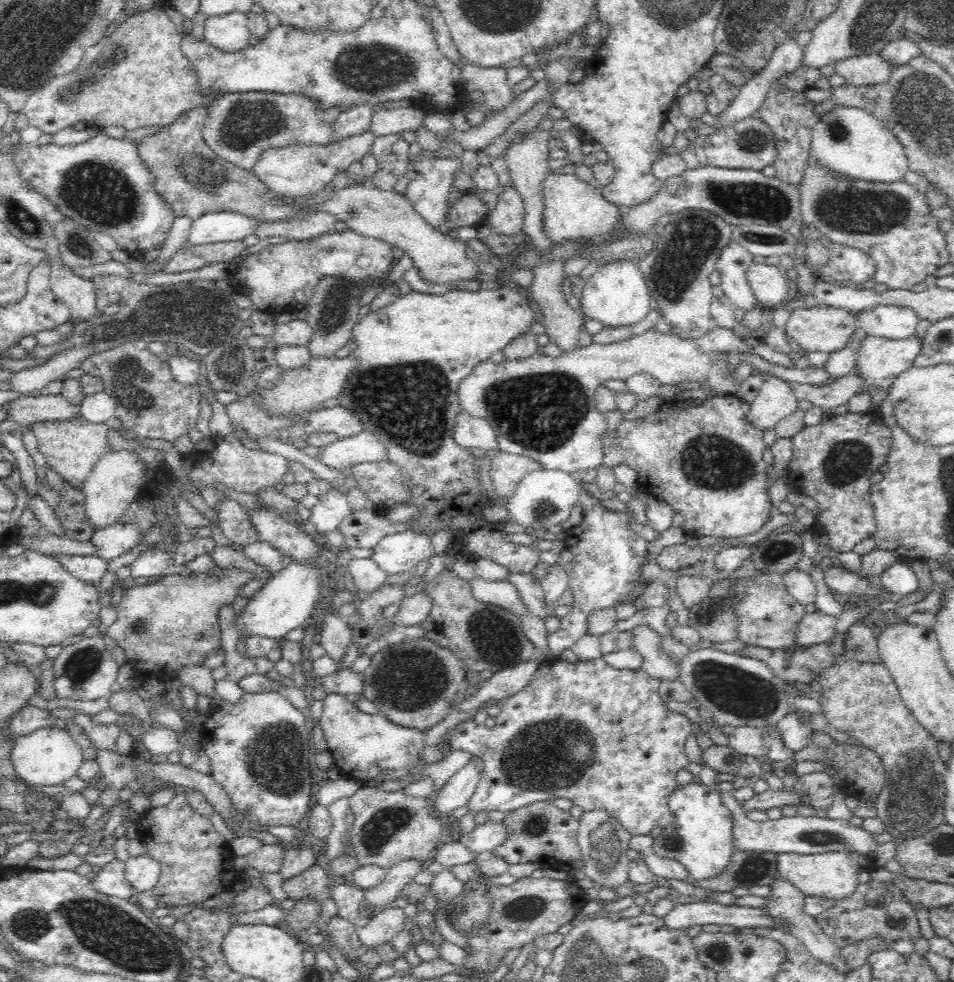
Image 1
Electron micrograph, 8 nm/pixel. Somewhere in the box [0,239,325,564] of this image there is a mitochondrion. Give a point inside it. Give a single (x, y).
(206, 316)

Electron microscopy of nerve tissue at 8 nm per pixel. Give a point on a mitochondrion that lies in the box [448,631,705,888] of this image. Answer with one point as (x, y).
(555, 753)

